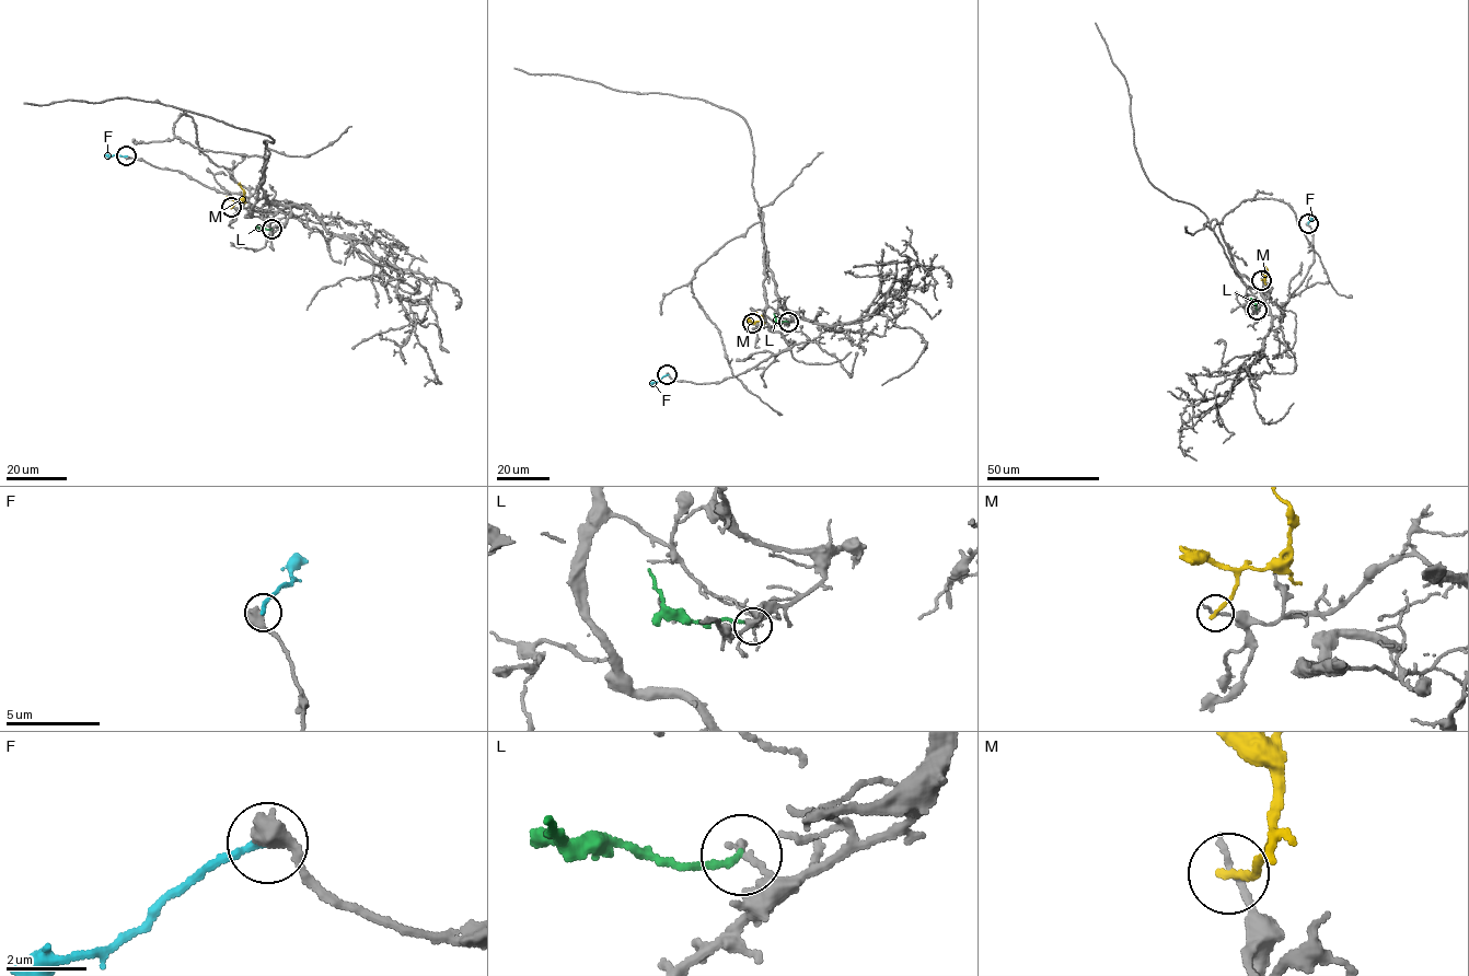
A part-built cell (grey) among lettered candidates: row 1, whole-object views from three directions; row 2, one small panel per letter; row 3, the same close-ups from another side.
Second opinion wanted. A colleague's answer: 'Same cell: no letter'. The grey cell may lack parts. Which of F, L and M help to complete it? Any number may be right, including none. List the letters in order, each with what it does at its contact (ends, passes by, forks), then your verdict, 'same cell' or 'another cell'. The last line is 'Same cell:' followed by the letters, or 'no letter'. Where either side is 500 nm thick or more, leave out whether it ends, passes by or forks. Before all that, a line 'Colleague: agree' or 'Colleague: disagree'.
Colleague: agree
F: another cell
L: it ends there; another cell
M: it ends there; another cell
Same cell: no letter

